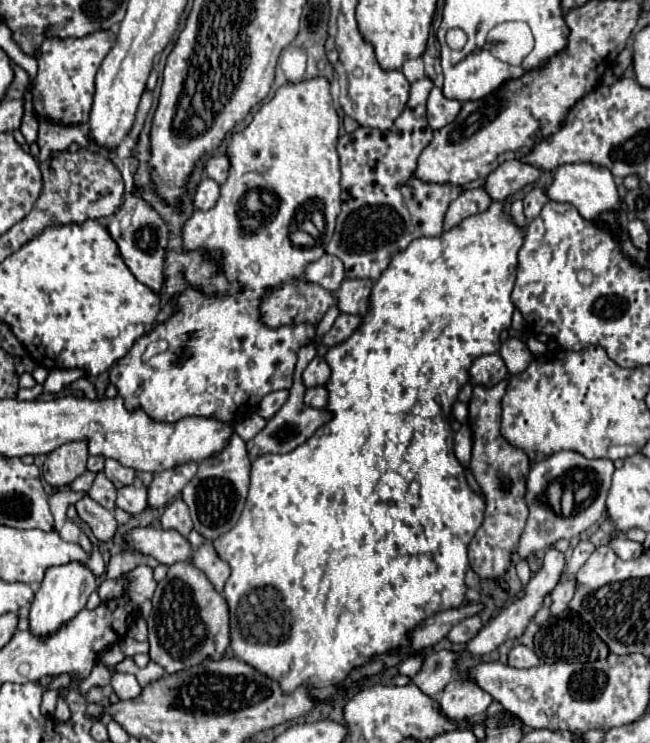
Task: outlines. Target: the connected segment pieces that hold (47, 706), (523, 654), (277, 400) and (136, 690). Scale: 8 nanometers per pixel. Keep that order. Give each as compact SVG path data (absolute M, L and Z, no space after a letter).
M48 689L43 694L40 707L43 715L53 716L56 708L56 699L58 699L58 691L54 691L54 689Z
M516 645L516 647L512 647L512 651L508 655L508 665L512 665L512 667L536 667L538 657L532 649L528 649L524 645Z
M280 389L280 391L276 391L276 393L268 393L262 401L260 401L260 415L264 417L264 419L270 419L284 403L286 403L286 399L288 399L288 389Z
M112 673L112 683L110 683L112 687L114 687L114 691L116 691L116 695L122 699L122 701L126 701L126 699L134 699L134 697L138 697L140 695L140 685L138 685L138 681L136 681L136 677L132 674L128 673Z

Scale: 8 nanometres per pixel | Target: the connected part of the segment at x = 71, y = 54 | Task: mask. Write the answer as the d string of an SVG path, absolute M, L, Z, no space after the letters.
M100 29L100 33L90 33L88 37L46 37L36 49L38 75L32 89L34 113L40 119L50 119L60 125L82 125L88 121L92 95L94 95L94 77L96 71L112 49L116 35L110 29Z

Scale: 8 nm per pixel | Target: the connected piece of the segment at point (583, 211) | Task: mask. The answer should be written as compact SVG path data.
M568 163L560 165L554 171L554 179L550 187L546 189L546 195L550 201L556 203L570 203L574 205L584 219L594 219L606 209L618 207L618 189L614 183L614 177L608 169L592 163Z

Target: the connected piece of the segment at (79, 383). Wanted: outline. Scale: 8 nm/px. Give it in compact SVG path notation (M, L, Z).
M86 378L74 381L72 385L68 385L68 389L74 389L74 391L76 391L76 389L82 390L89 399L98 399L95 387Z

